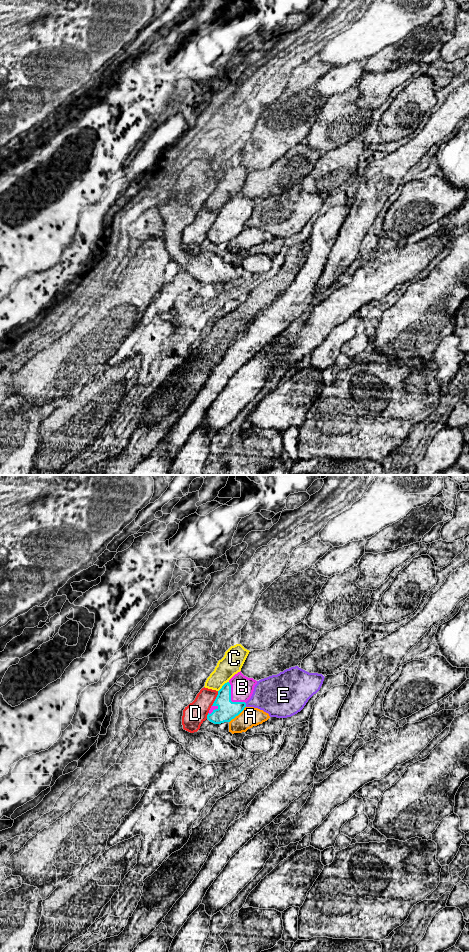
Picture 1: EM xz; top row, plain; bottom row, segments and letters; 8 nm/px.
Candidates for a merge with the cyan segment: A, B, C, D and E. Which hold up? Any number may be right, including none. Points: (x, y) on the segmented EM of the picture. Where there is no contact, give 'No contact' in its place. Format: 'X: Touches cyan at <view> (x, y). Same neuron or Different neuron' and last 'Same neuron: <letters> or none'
A: Touches cyan at xz (237, 715). Different neuron
B: Touches cyan at xz (230, 698). Same neuron
C: Touches cyan at xz (222, 686). Different neuron
D: Touches cyan at xz (216, 698). Different neuron
E: Touches cyan at xz (245, 705). Different neuron
Same neuron: B

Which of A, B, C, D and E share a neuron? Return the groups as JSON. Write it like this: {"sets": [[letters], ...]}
{"sets": [["A"], ["B"], ["C"], ["D"], ["E"]]}

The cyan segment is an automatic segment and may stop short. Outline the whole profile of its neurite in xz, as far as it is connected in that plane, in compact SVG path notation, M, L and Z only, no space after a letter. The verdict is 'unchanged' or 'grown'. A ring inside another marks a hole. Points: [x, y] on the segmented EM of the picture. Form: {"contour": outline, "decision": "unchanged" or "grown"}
{"contour": "M241 671L235 674L218 691L207 719L214 724L230 722L244 710L256 684L256 680L244 676Z", "decision": "grown"}

